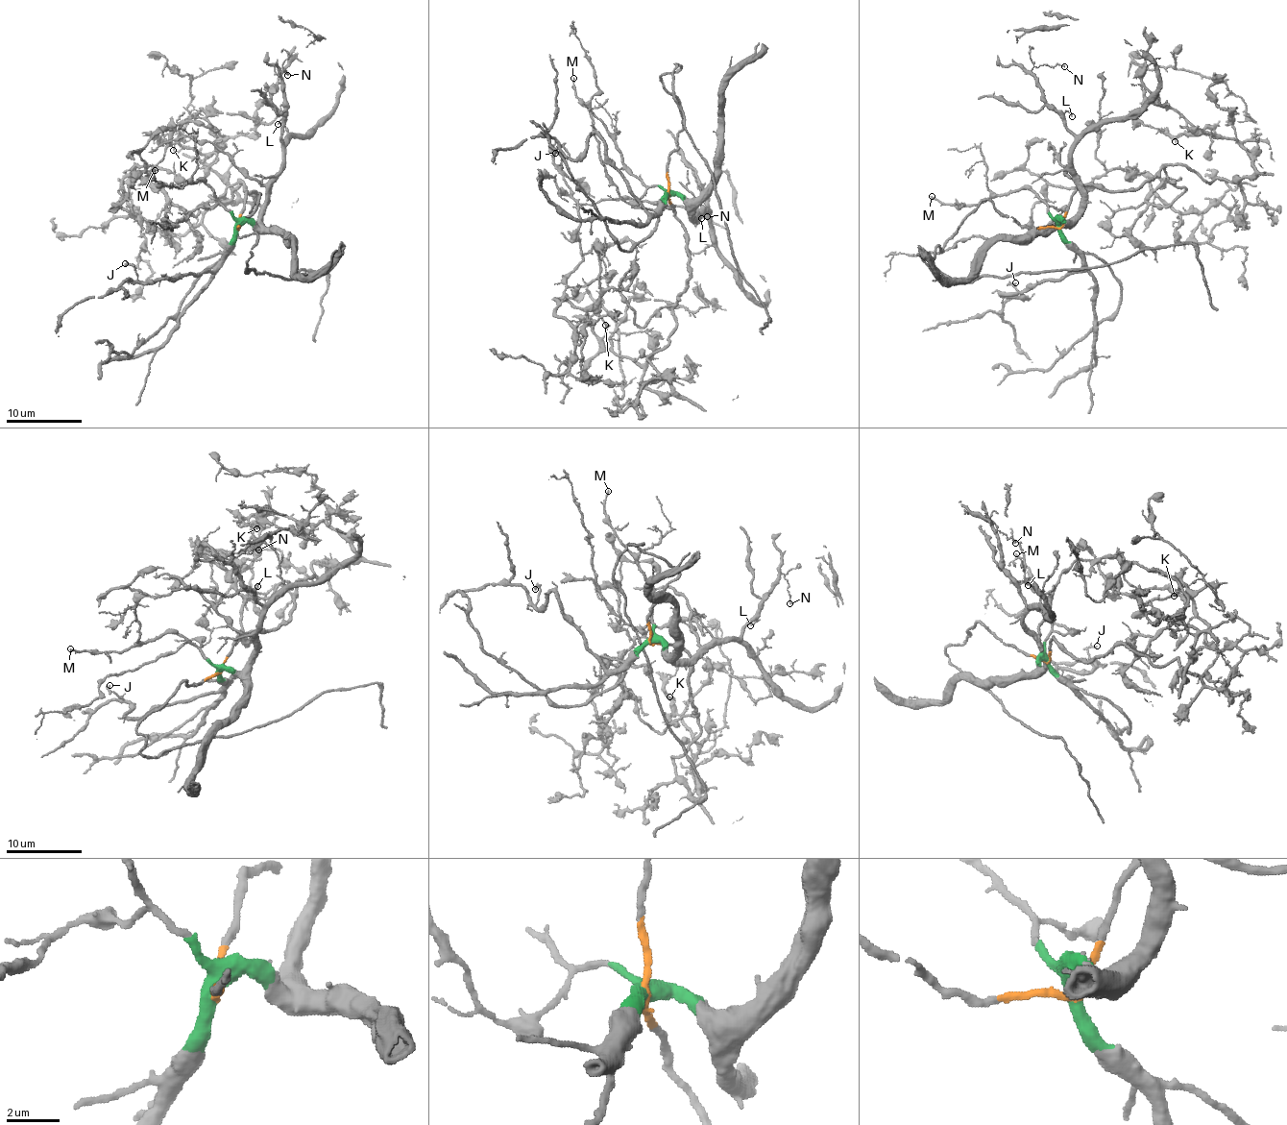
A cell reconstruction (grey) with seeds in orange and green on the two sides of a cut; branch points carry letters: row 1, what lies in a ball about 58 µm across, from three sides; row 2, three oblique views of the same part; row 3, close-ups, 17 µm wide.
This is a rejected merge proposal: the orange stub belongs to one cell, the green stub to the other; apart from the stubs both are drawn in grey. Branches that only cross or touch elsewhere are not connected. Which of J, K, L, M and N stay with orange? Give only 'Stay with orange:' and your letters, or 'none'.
Stay with orange: K

